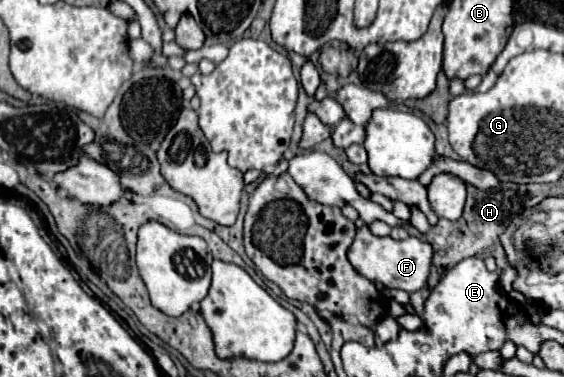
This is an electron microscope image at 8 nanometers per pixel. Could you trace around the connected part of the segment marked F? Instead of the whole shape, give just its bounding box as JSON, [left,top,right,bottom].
[348,226,432,292]

